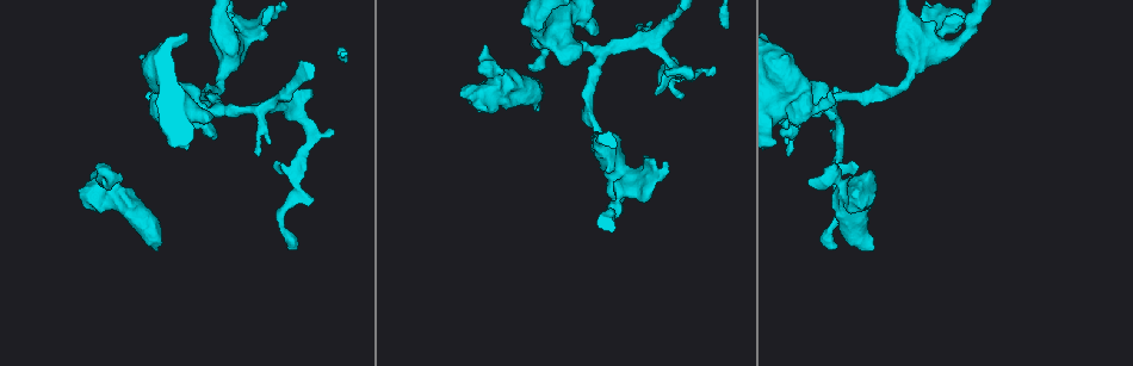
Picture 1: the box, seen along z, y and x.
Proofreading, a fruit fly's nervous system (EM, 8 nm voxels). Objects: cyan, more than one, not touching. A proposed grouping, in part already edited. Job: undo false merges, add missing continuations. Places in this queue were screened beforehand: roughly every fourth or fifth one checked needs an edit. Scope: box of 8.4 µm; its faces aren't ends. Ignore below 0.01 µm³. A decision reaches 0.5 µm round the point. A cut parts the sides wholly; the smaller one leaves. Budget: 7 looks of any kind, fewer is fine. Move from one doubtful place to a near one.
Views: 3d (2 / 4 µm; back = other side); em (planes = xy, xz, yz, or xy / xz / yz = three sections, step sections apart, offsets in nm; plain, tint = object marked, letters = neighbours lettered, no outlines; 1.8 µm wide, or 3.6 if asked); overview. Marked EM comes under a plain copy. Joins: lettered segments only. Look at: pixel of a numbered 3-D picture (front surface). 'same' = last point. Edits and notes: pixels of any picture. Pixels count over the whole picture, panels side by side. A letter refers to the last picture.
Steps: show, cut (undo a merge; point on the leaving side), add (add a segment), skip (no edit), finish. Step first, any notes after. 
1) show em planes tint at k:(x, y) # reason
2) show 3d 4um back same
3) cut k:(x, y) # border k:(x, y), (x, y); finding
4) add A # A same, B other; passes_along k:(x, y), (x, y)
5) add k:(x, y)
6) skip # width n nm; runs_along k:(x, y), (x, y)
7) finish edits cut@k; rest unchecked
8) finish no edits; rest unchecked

show em planes letters at 1:(274, 168) # free end

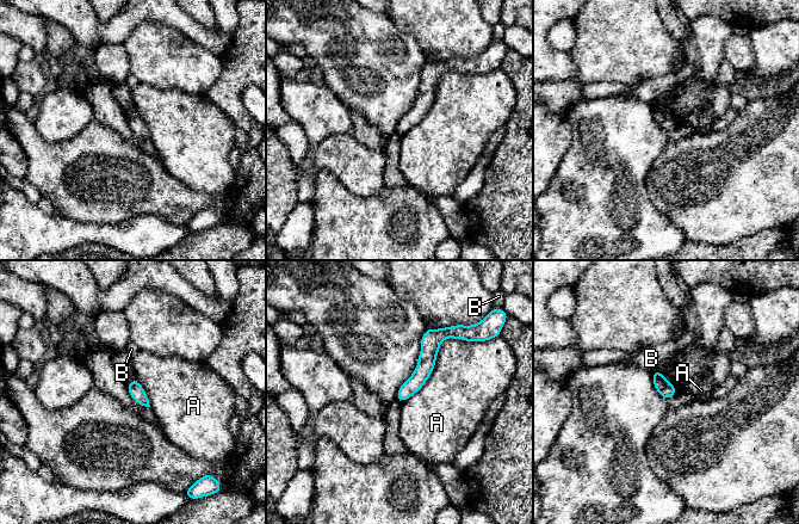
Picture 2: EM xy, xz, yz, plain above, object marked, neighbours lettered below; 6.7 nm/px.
skip # width 100 nm; A other, B other; border 2:(460, 338), (402, 402); none of them fits

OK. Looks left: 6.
show em xy step 16 tint at 1:(817, 109)

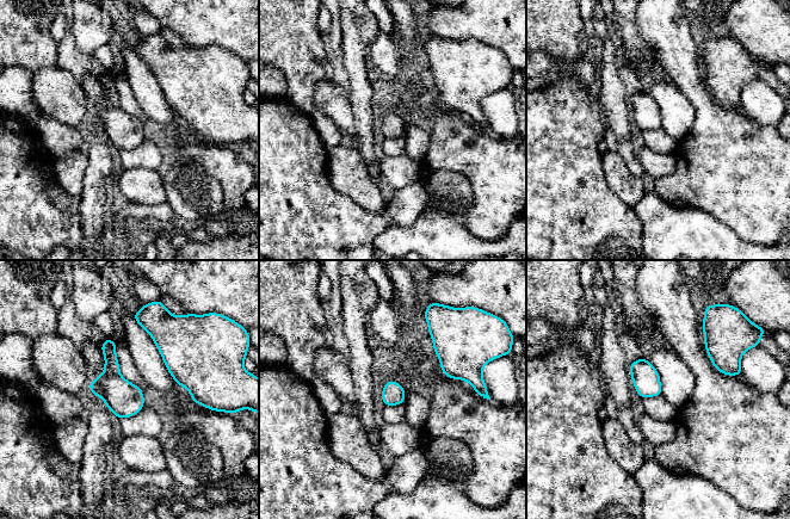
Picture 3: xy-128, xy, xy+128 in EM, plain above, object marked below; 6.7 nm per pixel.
show em planes letters same # another direction

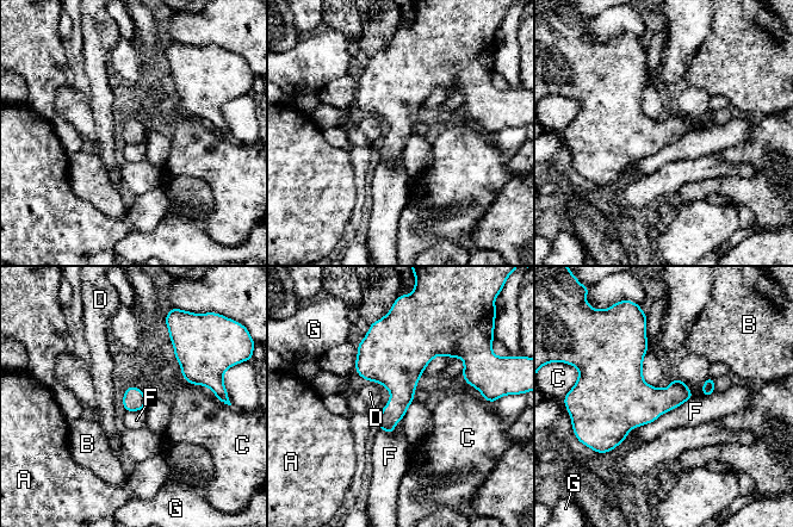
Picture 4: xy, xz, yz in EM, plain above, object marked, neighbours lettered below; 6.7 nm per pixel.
skip # A other, B other, C other, D other, F other, G other; border 4:(692, 398), (633, 427), (626, 436); one cell here

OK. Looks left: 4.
show em planes letters at 1:(158, 251) # an open end

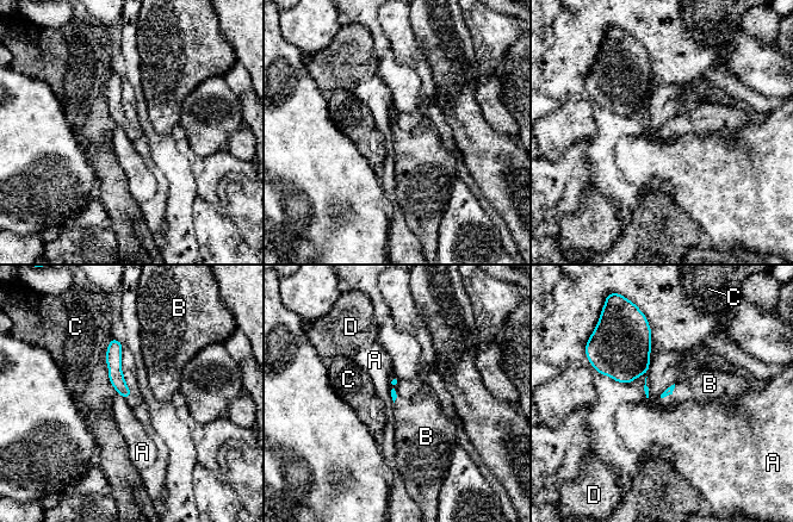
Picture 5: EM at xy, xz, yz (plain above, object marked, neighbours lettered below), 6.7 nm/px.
add B # A other, B same, C other, D other; passes_along 5:(669, 391), (674, 387), (710, 384); the cell continues

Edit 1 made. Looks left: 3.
finish edits add@5; rest unchecked

